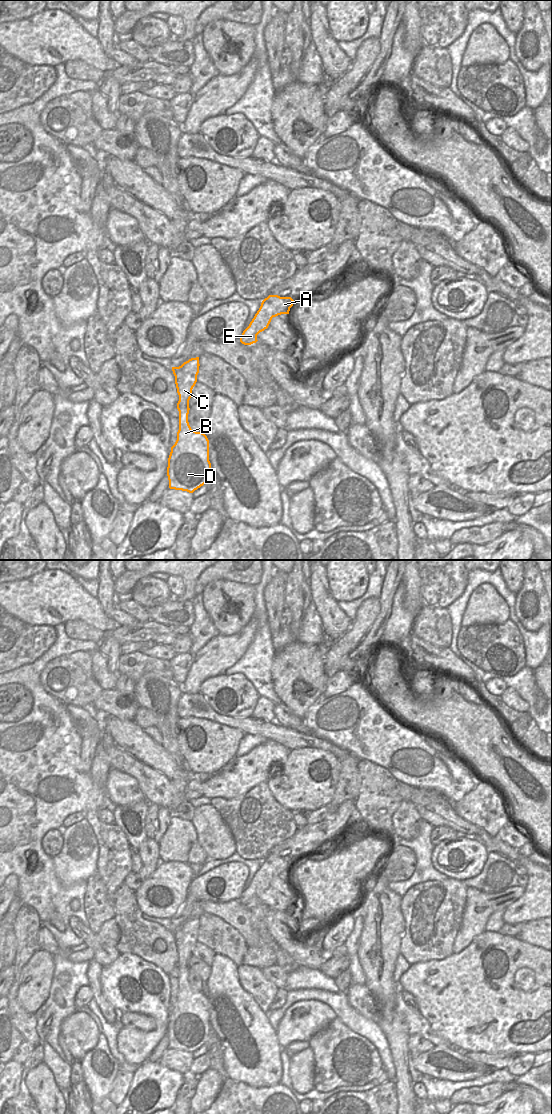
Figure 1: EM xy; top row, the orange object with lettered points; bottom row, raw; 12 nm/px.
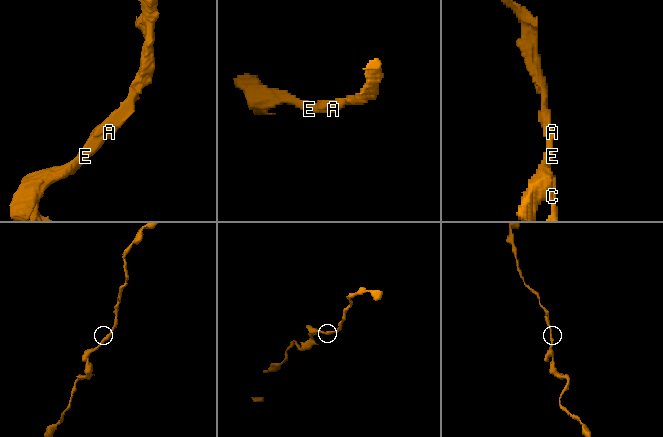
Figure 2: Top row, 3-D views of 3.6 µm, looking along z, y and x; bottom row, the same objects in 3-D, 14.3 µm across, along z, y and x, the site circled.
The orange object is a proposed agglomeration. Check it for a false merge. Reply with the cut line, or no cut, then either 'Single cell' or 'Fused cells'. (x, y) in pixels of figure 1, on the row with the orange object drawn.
No split. Single cell

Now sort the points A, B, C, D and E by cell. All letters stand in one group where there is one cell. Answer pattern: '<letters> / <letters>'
A B C D E

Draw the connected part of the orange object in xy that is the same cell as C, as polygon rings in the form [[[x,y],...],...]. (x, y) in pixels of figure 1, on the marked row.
[[[196,357],[179,367],[172,367],[179,395],[179,430],[168,458],[167,476],[170,489],[189,493],[208,484],[211,477],[209,440],[204,433],[193,431],[188,422],[189,400],[197,382],[199,366],[199,357]]]

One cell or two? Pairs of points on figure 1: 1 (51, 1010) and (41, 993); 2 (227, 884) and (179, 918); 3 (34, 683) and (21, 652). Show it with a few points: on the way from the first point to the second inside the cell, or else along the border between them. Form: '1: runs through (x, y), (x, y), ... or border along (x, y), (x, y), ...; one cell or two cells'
1: border along (51, 978), (49, 996), (32, 1013); two cells
2: runs through (214, 876), (207, 881), (189, 903); one cell
3: border along (45, 651), (34, 661), (10, 671); two cells

